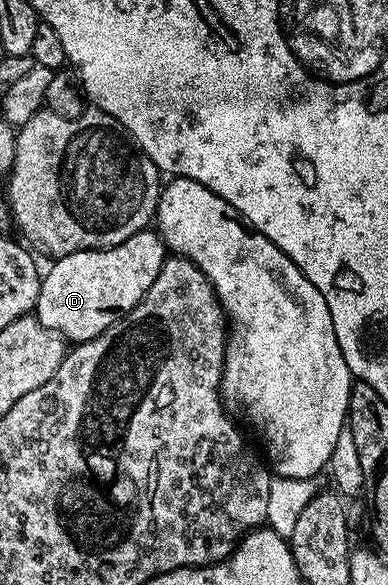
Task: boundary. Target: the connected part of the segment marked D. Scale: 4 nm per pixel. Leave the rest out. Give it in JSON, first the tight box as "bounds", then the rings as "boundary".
{"bounds":[34,229,166,344],"boundary":[[[145,229],[113,247],[79,251],[57,259],[49,271],[43,272],[34,308],[36,320],[46,329],[57,331],[69,344],[90,341],[140,304],[146,289],[154,285],[165,258],[166,248],[159,234]]]}

